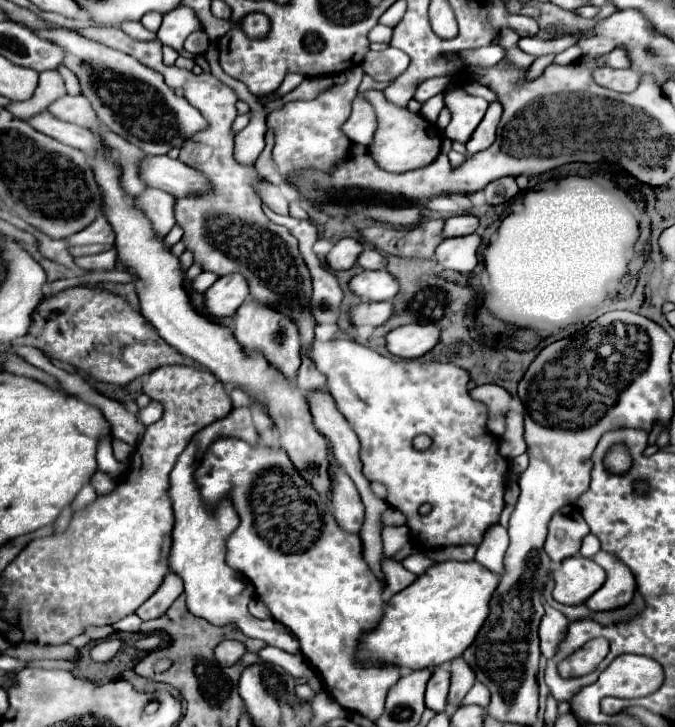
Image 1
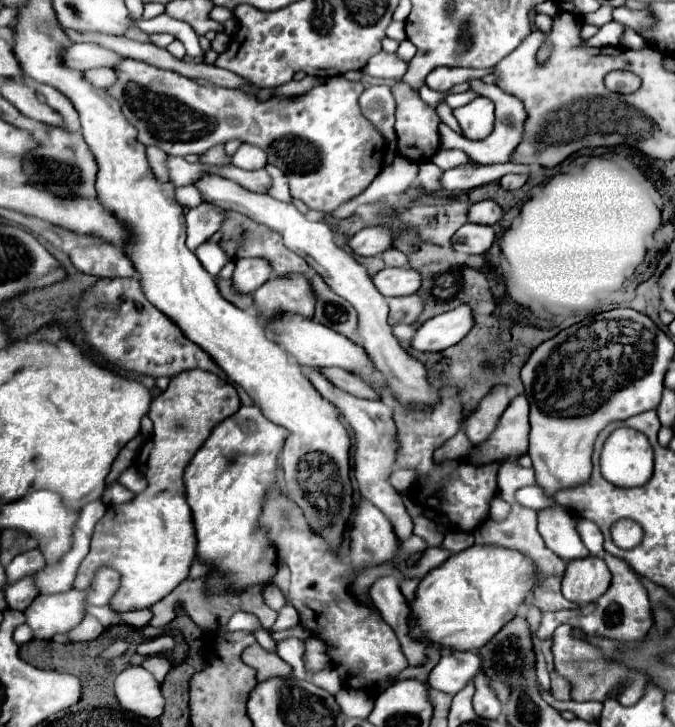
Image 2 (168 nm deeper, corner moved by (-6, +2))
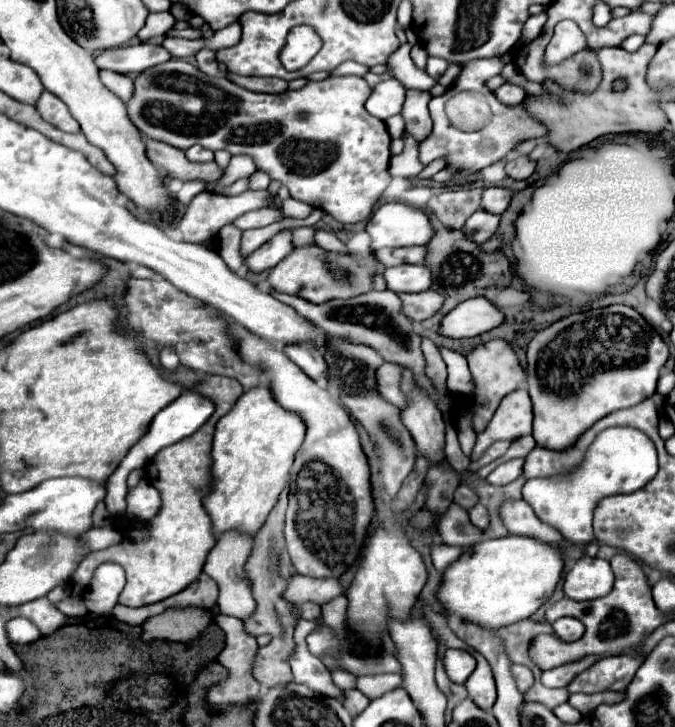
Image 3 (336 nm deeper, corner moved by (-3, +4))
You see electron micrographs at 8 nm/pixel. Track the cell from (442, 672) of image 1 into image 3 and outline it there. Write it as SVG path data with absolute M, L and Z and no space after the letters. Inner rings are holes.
M450 648L444 652L442 662L444 662L444 670L446 670L448 678L454 684L464 684L476 668L476 660L466 650L452 650Z

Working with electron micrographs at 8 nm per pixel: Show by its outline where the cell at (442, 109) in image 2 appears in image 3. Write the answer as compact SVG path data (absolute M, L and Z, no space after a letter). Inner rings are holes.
M410 44L400 46L396 52L392 52L390 60L386 62L388 74L402 82L404 88L420 88L420 90L432 90L436 80L430 78L424 70L418 70L410 60Z

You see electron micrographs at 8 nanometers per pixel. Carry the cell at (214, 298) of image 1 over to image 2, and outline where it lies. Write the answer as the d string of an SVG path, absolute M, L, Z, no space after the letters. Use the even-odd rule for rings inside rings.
M241 258L233 272L233 286L241 294L253 292L267 282L271 272L271 264L265 258Z

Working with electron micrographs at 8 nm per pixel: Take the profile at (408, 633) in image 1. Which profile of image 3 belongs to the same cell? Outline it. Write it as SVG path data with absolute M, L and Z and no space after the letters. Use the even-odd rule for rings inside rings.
M506 536L506 538L490 538L480 540L474 548L468 548L456 562L452 562L442 572L442 588L438 588L438 600L442 600L442 608L460 620L472 620L474 624L482 624L482 628L498 630L502 626L514 624L518 620L530 618L554 592L564 562L558 554L558 548L548 546L540 540L528 536Z

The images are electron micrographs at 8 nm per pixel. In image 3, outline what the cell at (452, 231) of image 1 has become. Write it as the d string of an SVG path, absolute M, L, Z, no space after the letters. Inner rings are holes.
M488 188L482 194L482 210L494 212L496 216L500 216L508 208L510 198L512 198L512 192L506 188Z

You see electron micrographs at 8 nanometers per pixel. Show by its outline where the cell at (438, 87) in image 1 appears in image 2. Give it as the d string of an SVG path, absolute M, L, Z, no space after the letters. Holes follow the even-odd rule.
M495 67L487 69L467 69L467 68L435 68L427 76L427 86L437 92L447 92L455 84L467 82L471 78L483 78L485 74L493 73Z

